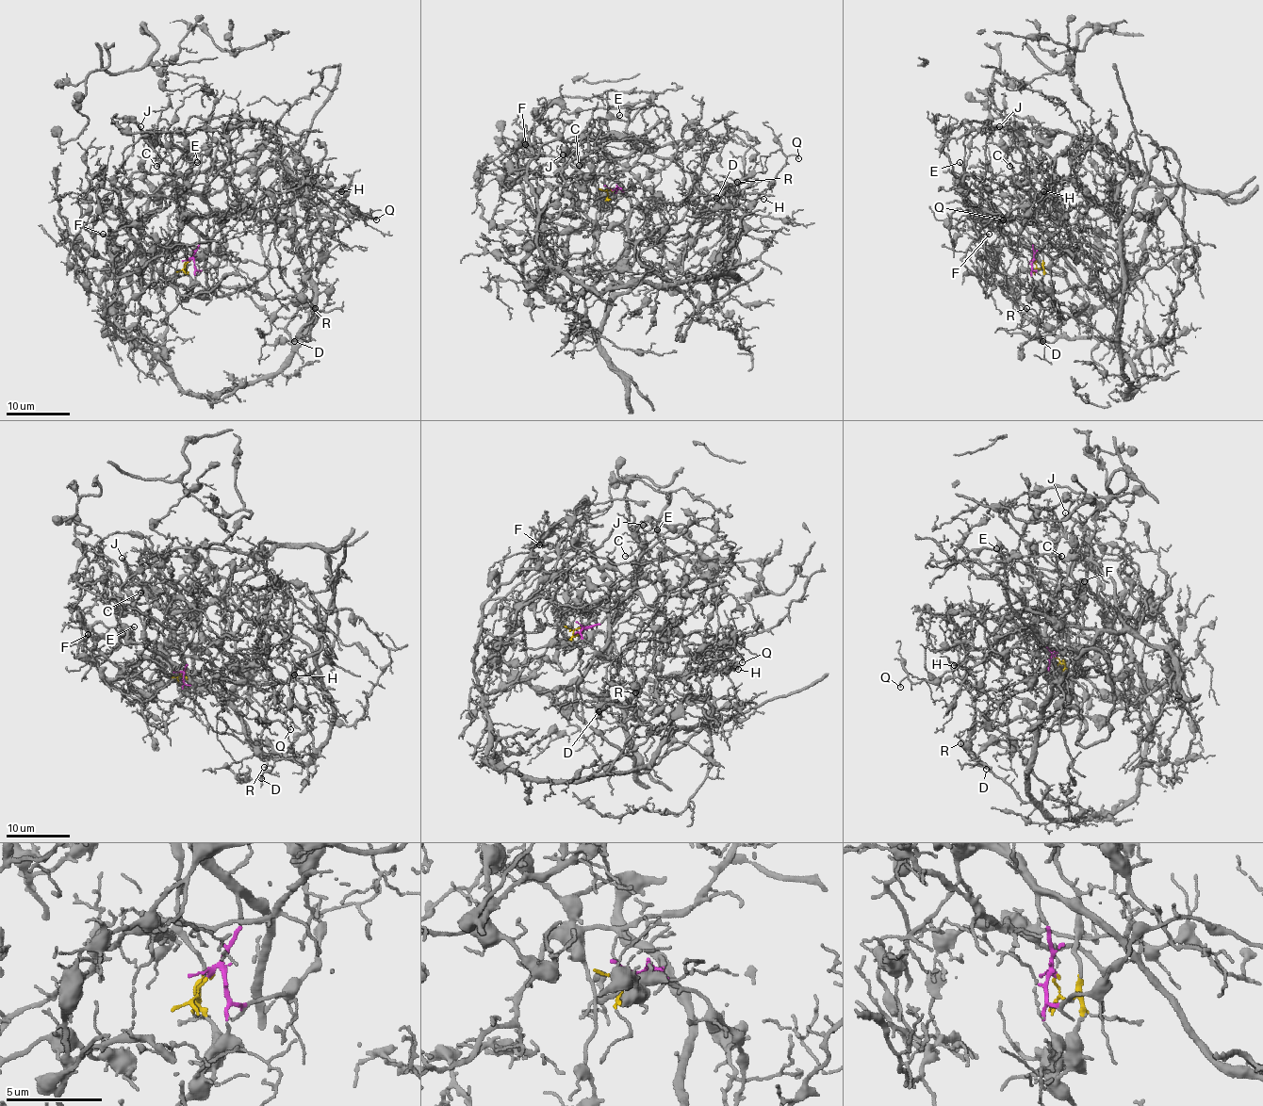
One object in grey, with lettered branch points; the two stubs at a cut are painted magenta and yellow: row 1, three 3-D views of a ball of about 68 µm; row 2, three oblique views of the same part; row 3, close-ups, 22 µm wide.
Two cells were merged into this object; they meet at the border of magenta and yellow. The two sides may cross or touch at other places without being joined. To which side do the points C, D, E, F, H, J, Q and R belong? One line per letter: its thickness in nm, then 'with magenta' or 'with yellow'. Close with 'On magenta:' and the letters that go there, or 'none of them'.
C: 130 nm thick; with yellow
D: 150 nm thick; with magenta
E: 110 nm thick; with magenta
F: 130 nm thick; with magenta
H: 100 nm thick; with magenta
J: 90 nm thick; with yellow
Q: 110 nm thick; with magenta
R: 90 nm thick; with magenta
On magenta: D, E, F, H, Q, R

